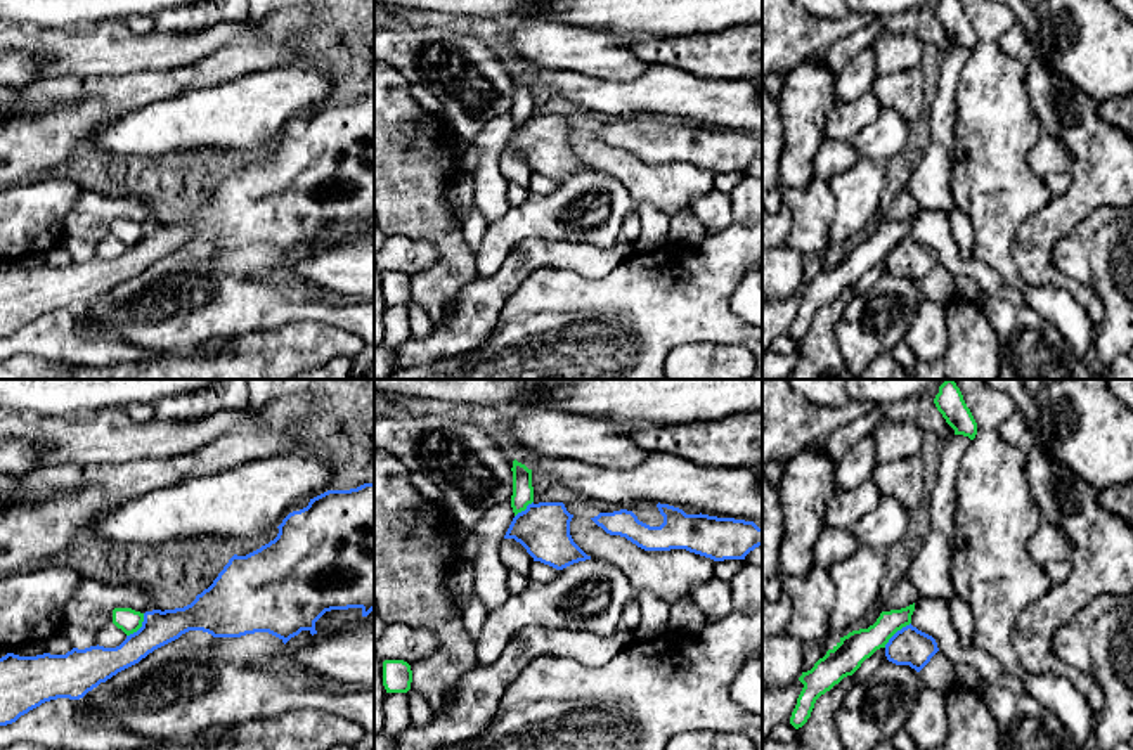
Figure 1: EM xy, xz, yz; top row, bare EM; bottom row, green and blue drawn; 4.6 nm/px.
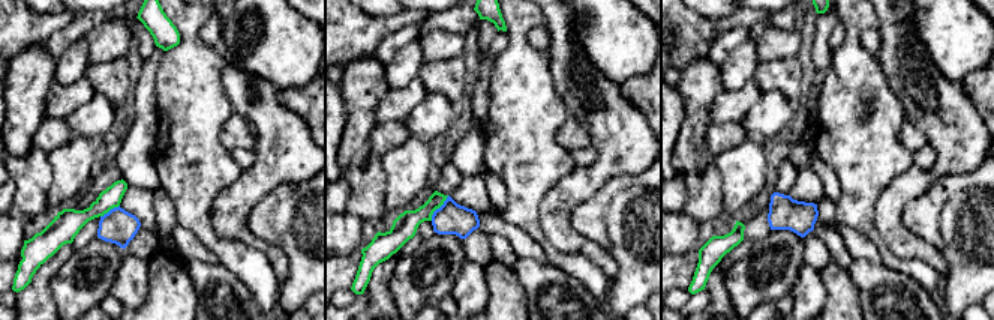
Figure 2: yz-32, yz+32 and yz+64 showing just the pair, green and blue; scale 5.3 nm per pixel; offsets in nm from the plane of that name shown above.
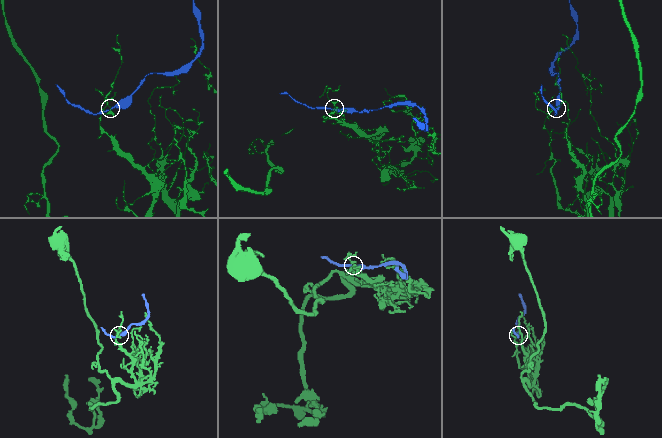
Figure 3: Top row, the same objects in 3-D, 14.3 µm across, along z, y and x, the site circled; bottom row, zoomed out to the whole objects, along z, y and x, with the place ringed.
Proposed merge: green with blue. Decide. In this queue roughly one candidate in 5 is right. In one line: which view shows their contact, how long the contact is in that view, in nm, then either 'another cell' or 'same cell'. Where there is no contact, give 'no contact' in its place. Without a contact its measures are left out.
contact in yz; length 170 nm; another cell

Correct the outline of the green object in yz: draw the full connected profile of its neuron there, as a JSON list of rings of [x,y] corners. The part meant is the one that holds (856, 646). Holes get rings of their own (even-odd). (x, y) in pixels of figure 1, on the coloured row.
[[[915,603],[901,610],[882,611],[873,625],[840,637],[811,670],[802,672],[799,681],[804,688],[797,698],[790,724],[795,729],[802,727],[811,717],[816,700],[844,677],[852,676],[877,650],[885,648],[897,630],[911,624],[913,611]]]

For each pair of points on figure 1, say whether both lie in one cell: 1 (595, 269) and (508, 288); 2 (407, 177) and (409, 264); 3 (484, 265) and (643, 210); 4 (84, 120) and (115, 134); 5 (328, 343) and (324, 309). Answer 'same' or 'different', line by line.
1: same
2: different
3: same
4: different
5: different

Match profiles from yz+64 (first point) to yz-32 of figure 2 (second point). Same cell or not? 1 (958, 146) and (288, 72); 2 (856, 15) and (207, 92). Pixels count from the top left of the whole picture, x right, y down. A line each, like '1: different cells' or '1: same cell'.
1: different cells
2: same cell

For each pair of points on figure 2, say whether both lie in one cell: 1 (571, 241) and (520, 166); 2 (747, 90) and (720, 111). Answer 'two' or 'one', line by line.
1: two
2: one

